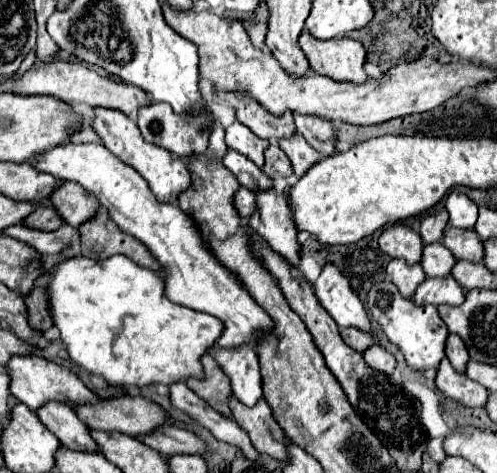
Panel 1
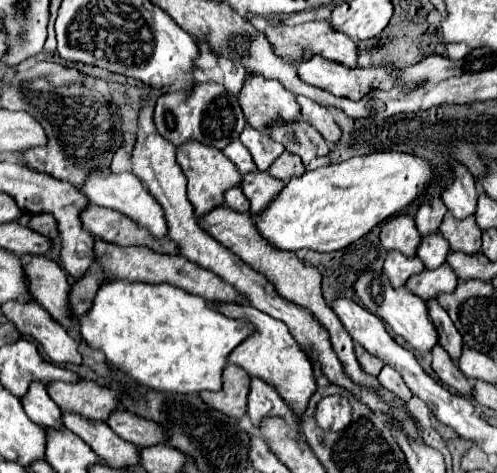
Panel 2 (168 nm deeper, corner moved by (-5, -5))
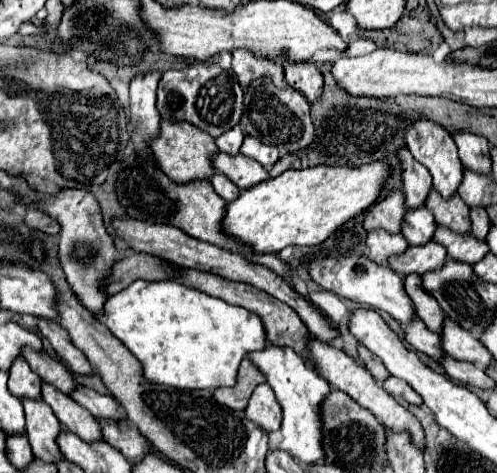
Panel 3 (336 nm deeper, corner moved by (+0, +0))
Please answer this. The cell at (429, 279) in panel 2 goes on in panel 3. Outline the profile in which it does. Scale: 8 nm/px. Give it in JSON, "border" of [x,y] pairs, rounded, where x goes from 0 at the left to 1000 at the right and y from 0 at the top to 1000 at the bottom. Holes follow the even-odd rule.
{"border":[[[867,510],[847,522],[823,522],[811,539],[795,539],[783,548],[783,564],[807,586],[819,581],[855,581],[863,573],[883,569],[899,552],[899,531],[883,514]]]}

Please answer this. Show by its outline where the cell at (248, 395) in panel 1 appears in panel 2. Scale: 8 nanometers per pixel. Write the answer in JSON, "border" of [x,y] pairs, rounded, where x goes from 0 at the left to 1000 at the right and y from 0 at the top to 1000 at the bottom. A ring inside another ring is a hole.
{"border":[[[507,799],[507,820],[499,833],[499,879],[511,901],[523,901],[527,884],[539,884],[539,879],[571,884],[579,867],[584,867],[579,854],[559,837],[559,829],[551,829],[543,812],[535,812],[531,803]]]}

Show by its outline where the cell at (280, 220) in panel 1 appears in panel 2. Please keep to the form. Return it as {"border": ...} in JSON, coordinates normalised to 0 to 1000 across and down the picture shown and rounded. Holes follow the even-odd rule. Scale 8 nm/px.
{"border":[[[499,364],[487,372],[483,397],[503,423],[503,452],[519,452],[571,397],[571,385],[547,376],[539,364]]]}

